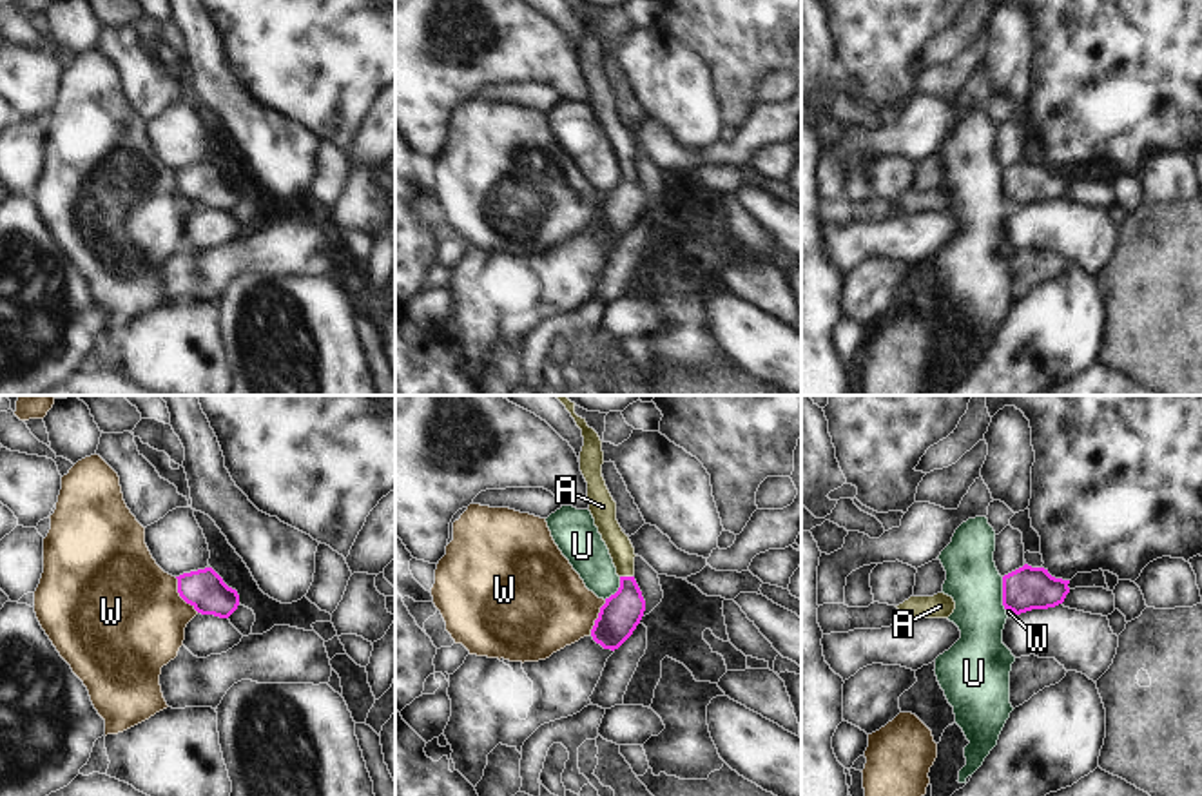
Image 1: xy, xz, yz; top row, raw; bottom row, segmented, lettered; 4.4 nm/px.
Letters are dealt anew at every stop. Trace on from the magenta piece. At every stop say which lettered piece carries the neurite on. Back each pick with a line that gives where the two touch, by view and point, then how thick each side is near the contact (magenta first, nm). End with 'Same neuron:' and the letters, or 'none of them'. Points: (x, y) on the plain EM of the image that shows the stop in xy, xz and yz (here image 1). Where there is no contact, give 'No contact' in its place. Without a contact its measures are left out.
A: Touches magenta at xz (626, 171). Thickness 180 nm (magenta) against 110 nm
Same neuron: A.

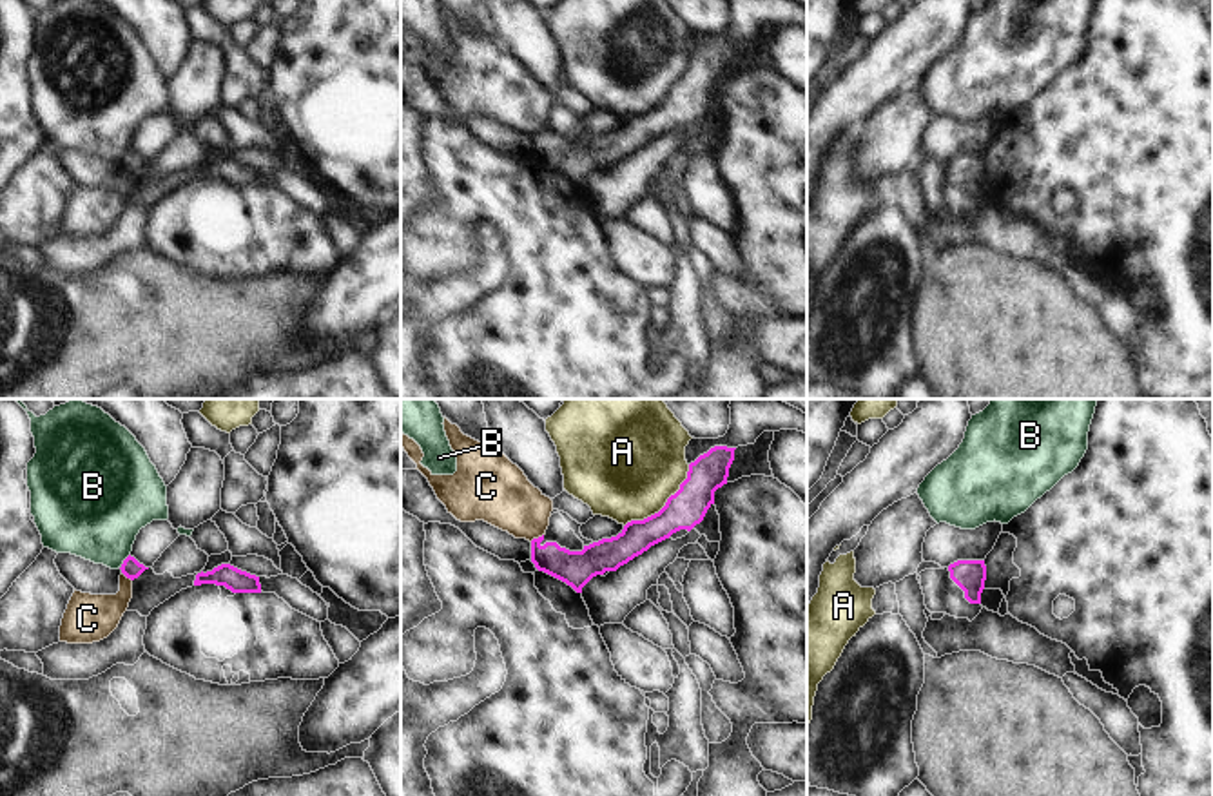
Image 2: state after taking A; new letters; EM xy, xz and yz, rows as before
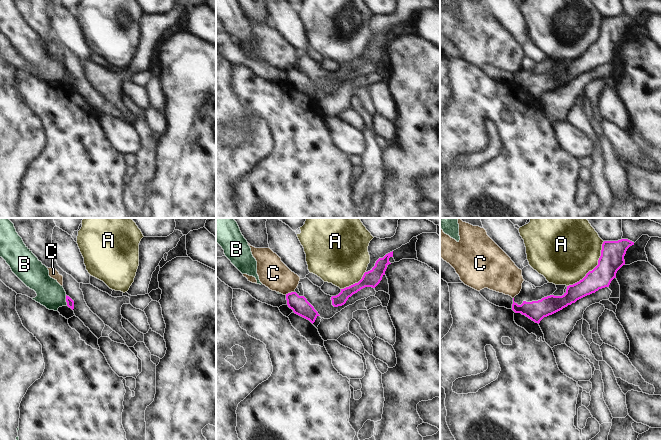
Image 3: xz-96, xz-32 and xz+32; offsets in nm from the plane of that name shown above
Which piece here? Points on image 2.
Same neuron: none of them.

